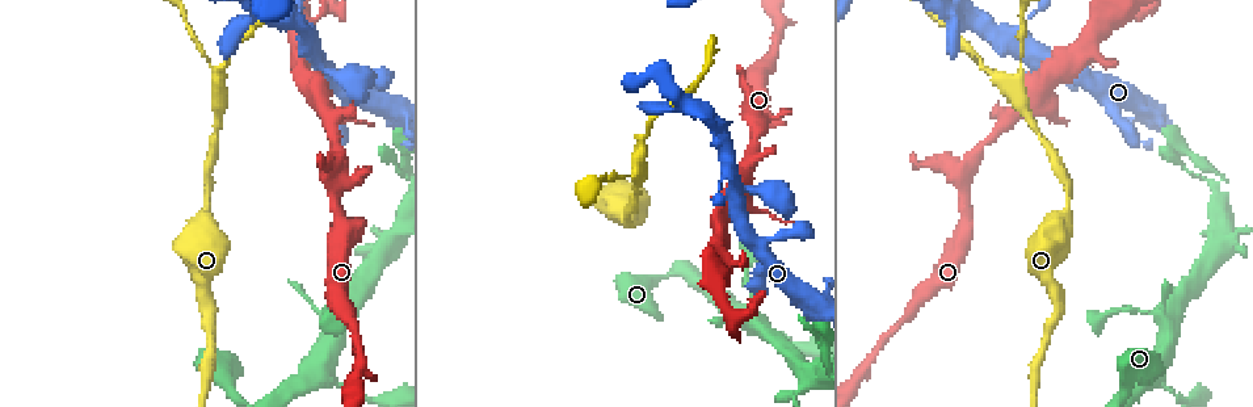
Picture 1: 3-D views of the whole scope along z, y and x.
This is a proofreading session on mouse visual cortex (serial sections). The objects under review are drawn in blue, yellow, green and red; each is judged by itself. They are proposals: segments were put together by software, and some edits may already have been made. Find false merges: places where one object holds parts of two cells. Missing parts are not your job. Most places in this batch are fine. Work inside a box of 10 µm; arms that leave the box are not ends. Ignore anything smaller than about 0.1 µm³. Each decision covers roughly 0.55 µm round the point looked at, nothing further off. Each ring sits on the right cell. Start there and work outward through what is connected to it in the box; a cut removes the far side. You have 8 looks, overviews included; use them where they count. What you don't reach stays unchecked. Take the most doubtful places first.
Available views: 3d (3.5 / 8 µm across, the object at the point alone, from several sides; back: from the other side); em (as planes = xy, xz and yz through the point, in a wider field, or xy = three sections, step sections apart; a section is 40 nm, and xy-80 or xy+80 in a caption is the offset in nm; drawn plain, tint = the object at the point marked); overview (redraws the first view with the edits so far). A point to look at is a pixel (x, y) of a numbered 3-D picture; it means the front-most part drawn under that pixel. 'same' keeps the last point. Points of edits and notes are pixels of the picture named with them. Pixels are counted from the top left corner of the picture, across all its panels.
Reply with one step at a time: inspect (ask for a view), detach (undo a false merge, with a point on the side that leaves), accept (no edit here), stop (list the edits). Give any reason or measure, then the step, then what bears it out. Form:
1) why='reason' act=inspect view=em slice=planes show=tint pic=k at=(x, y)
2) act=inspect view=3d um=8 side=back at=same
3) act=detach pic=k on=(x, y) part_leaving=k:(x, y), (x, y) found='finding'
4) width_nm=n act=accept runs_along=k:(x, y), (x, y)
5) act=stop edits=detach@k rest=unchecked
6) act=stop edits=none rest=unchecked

why='two arms in line, one across' act=inspect view=3d um=3.5 pic=1 at=(216, 90)

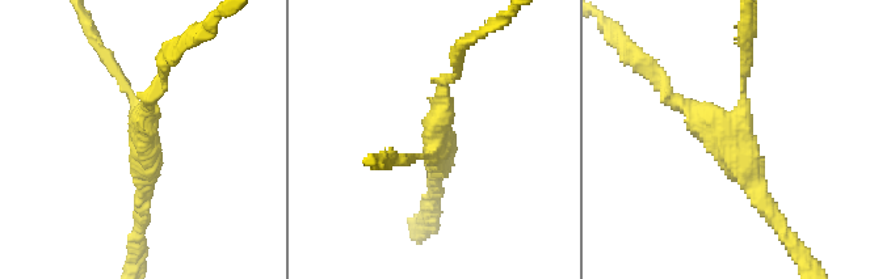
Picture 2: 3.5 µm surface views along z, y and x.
arms=3 arm_widths_nm=100,200,200 why='shape alone is not enough' act=inspect view=em slice=xy step=3 show=tint pic=2 at=(142, 142)

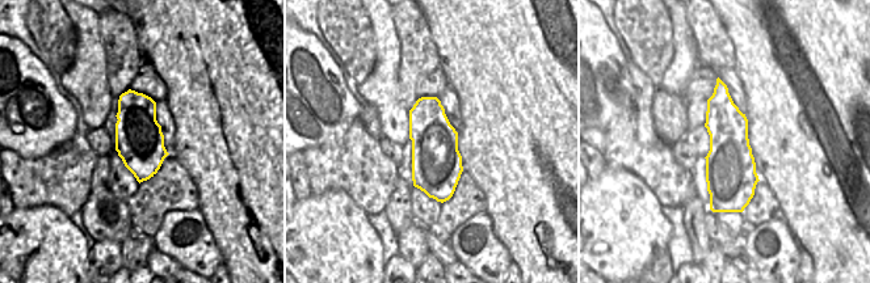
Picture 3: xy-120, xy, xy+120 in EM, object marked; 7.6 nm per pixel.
act=inspect view=em slice=planes show=tint at=same

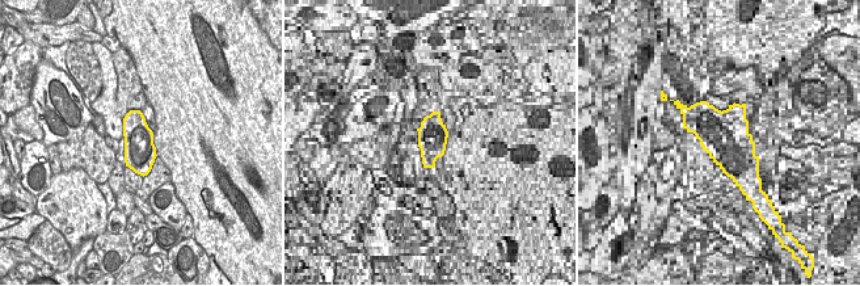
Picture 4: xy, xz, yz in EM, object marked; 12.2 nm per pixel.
width_nm=380 act=accept runs_along=2:(772, 215), (722, 138), (665, 87) found='continuous, no second cell'

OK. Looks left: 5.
why='thick turns thin' act=inspect view=em slice=xy step=3 show=tint pic=1 at=(722, 186)

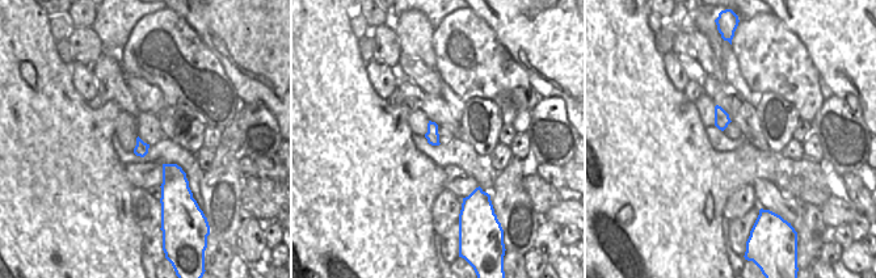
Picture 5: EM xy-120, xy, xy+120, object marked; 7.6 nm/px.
act=inspect view=3d um=3.5 at=same

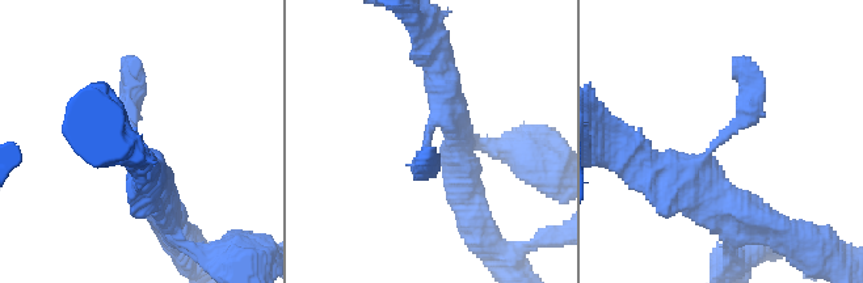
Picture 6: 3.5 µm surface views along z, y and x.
act=accept runs_along=6:(720, 199), (694, 180), (750, 106), (744, 87) found='continuous, no second cell'

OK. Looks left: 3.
why='sudden change in width' act=inspect view=3d um=8 pic=1 at=(963, 171)

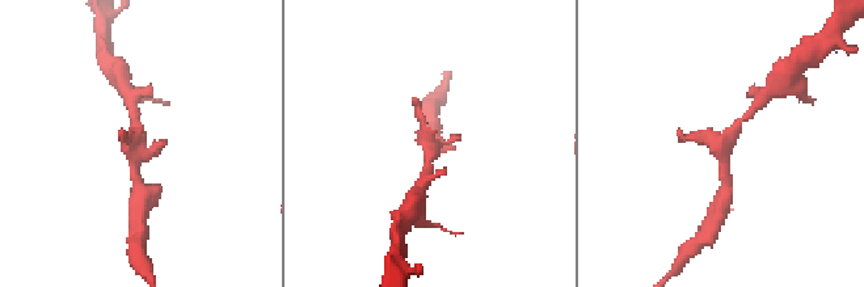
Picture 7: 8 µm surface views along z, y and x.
why='zoom in' act=inspect view=3d um=3.5 at=same

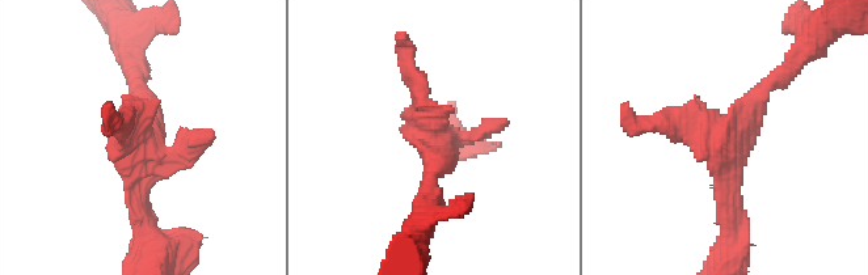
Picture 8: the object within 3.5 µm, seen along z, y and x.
act=accept runs_along=8:(734, 231), (728, 143), (782, 73) found='all the same cell'

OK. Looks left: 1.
act=stop edits=none rest=unchecked

